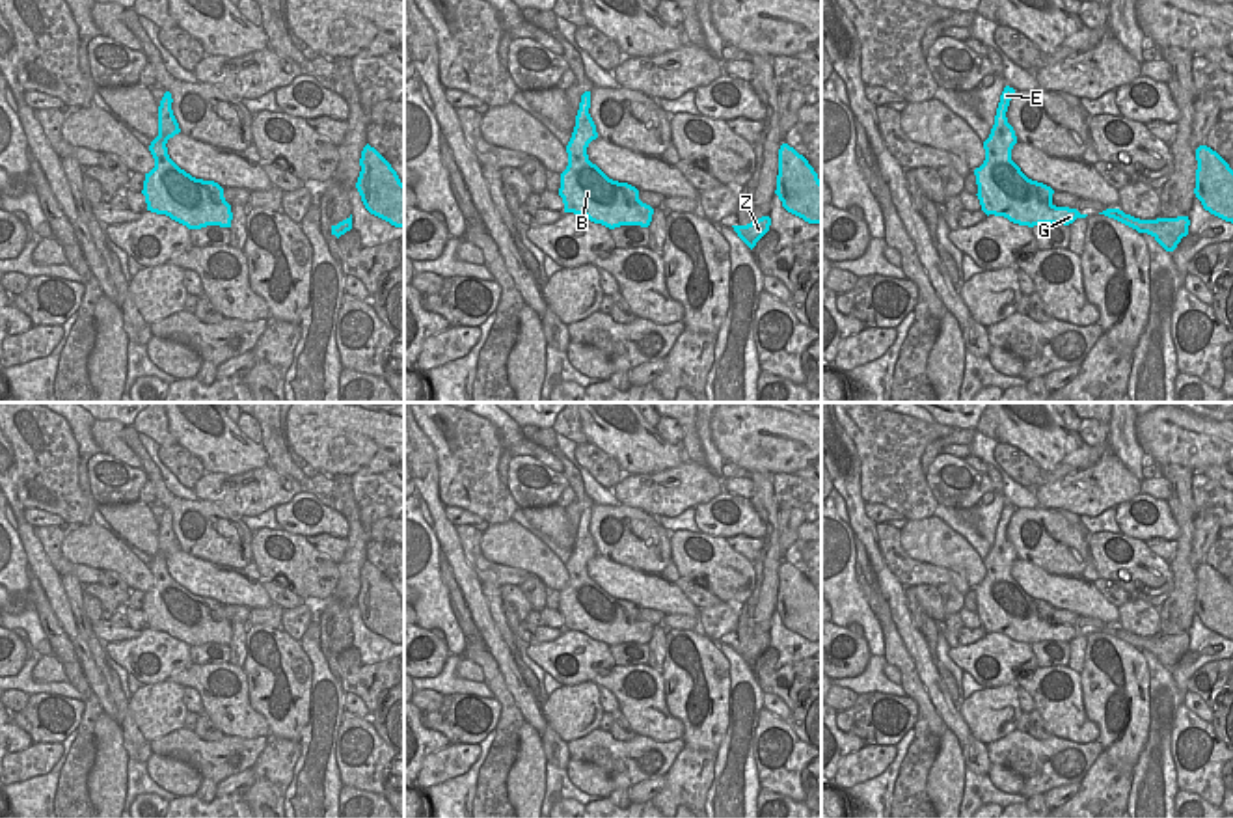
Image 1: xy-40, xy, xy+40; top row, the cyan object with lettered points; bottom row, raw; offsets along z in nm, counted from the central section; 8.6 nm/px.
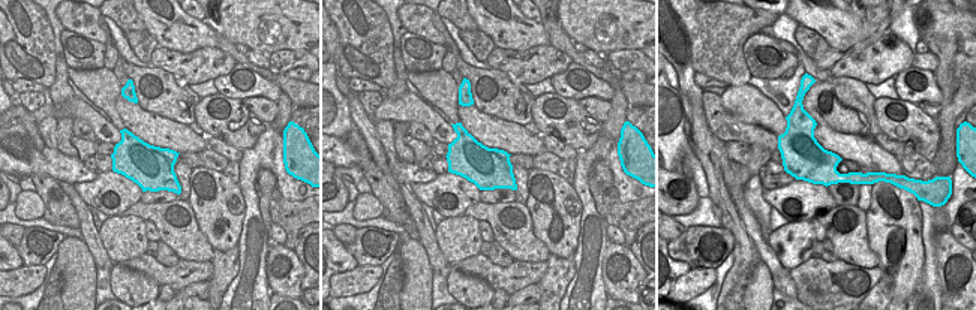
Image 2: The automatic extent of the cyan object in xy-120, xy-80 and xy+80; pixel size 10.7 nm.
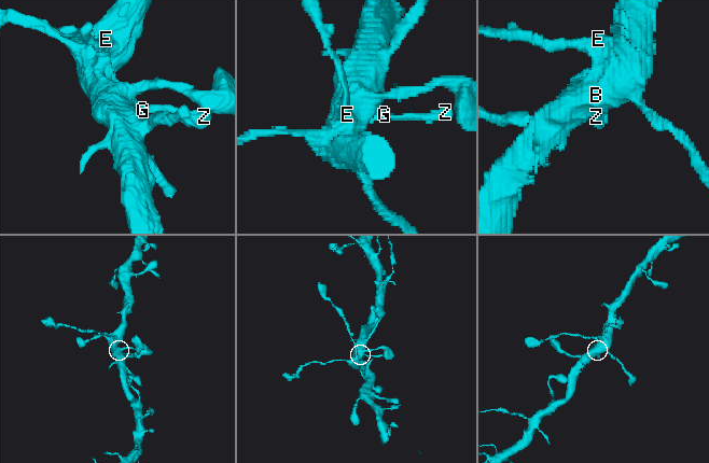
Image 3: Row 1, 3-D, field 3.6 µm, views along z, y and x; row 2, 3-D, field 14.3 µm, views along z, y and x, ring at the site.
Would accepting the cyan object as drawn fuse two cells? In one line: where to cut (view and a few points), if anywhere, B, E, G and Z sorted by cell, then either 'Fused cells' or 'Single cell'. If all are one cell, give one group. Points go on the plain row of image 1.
No split. Groups: B E G Z. Single cell.

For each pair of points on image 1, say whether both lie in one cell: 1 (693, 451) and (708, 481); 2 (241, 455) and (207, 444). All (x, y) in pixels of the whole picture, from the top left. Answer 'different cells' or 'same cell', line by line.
1: different cells
2: same cell

